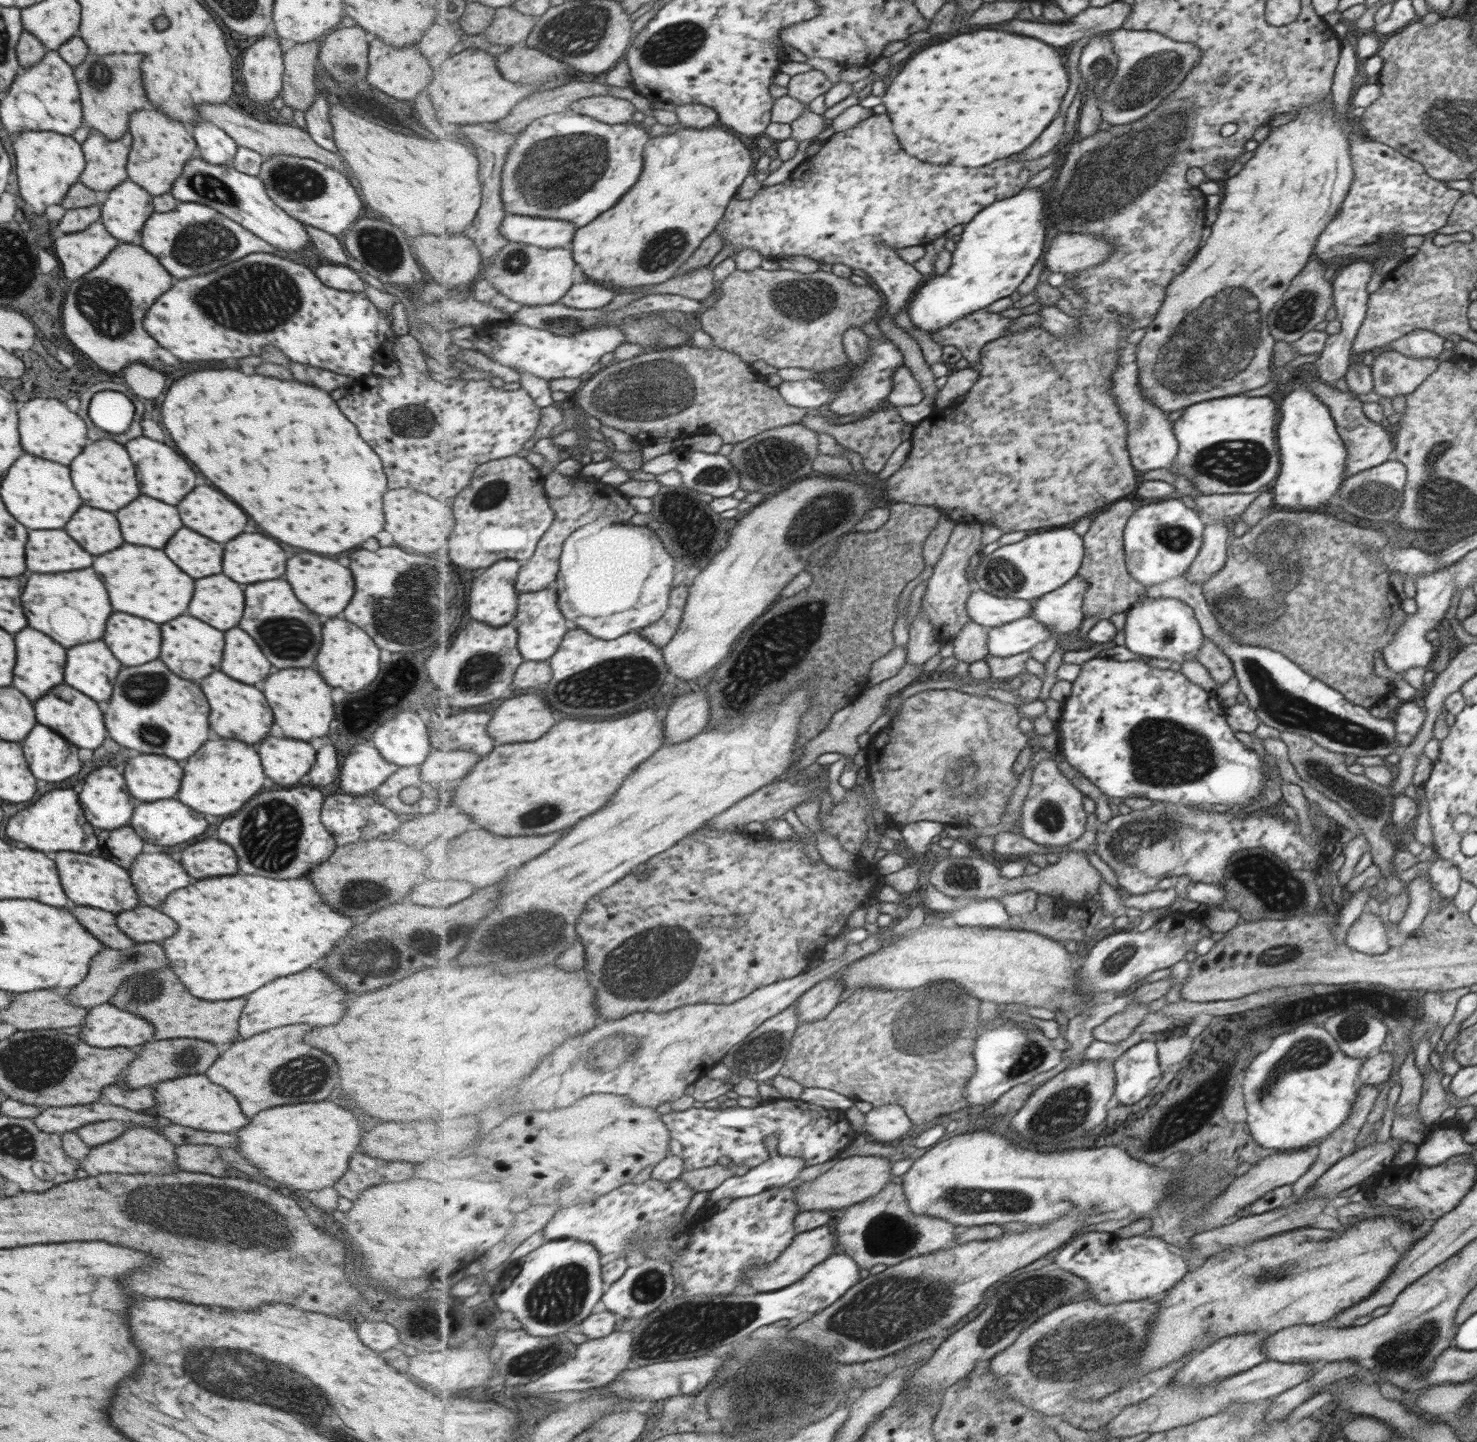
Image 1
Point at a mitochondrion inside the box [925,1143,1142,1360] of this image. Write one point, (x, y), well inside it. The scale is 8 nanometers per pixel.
(1031, 1295)

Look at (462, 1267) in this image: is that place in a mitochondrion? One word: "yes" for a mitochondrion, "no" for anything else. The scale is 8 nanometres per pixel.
no

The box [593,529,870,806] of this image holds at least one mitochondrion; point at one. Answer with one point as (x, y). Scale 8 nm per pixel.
(747, 677)

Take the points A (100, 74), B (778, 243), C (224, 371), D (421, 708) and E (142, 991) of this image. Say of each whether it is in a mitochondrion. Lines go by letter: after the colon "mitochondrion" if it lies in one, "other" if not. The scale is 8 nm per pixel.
A: mitochondrion
B: other
C: other
D: other
E: mitochondrion

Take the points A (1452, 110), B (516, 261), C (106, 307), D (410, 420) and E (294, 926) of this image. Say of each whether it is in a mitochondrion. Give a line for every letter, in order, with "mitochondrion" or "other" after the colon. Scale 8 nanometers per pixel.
A: mitochondrion
B: mitochondrion
C: mitochondrion
D: mitochondrion
E: other

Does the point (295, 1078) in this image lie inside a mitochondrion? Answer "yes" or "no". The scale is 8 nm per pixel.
yes

